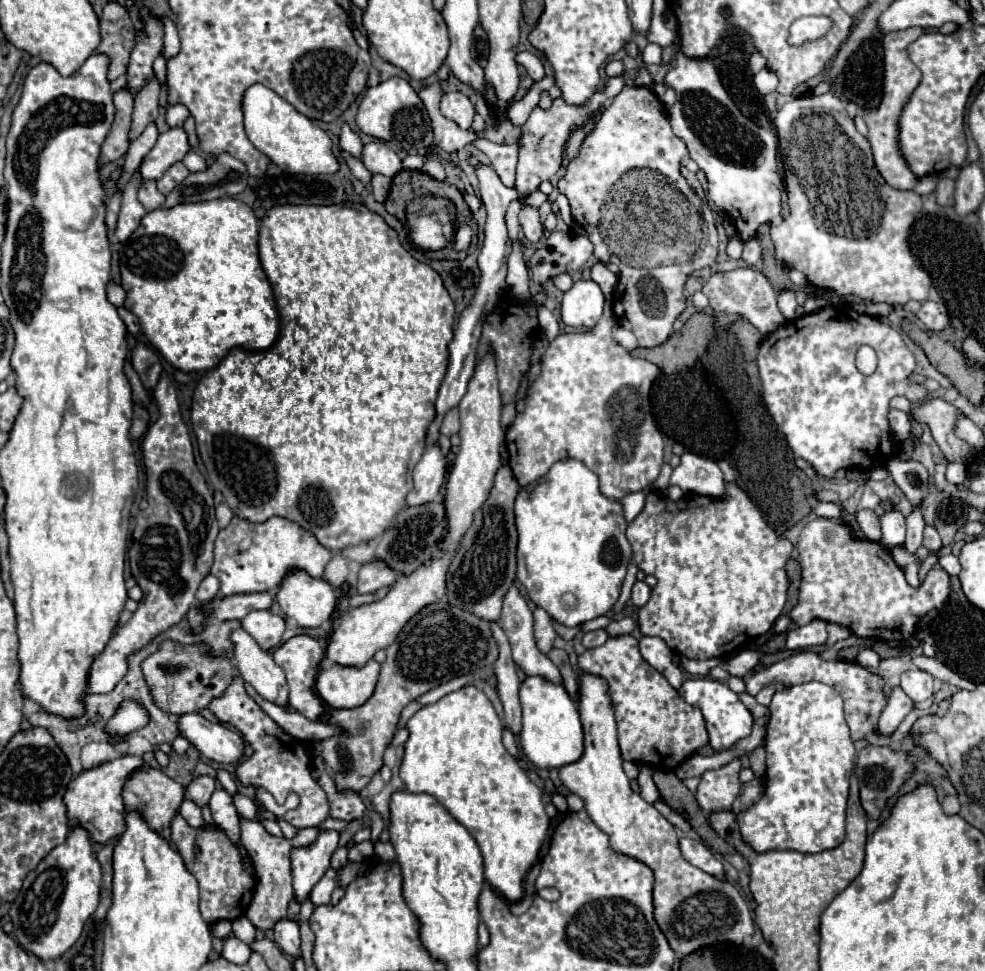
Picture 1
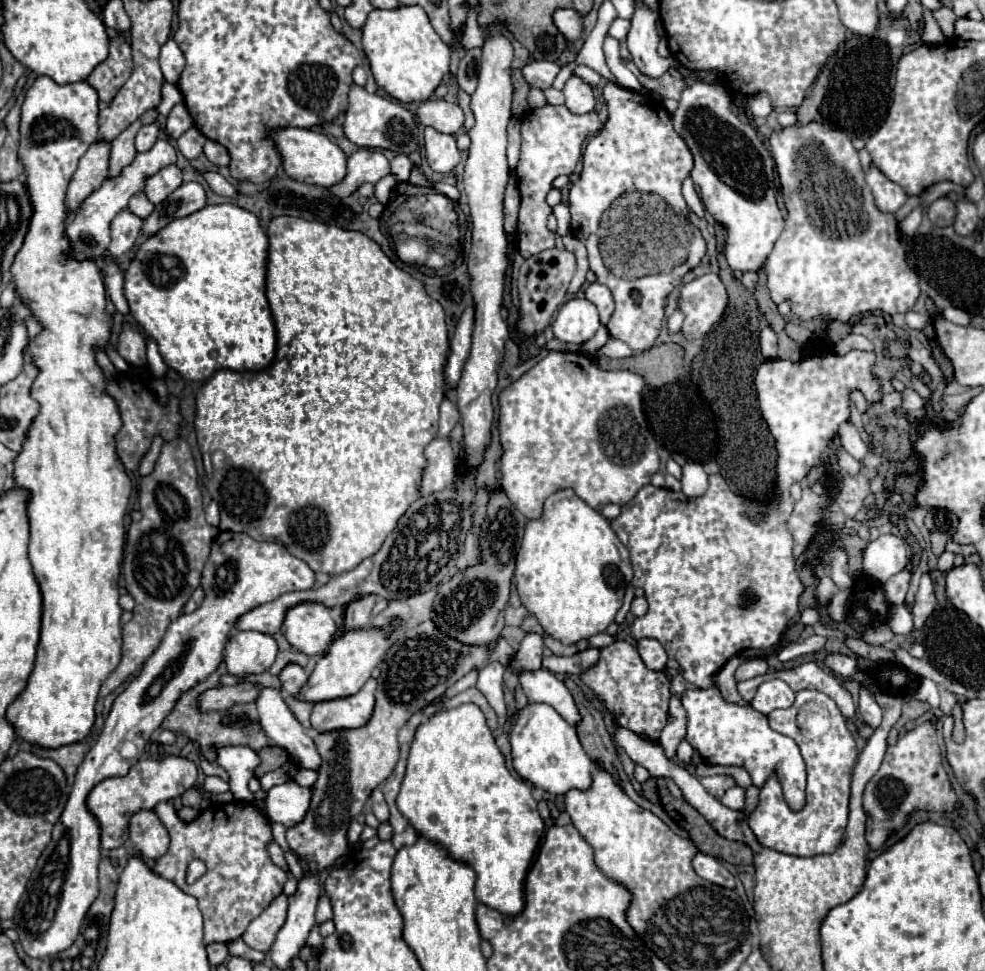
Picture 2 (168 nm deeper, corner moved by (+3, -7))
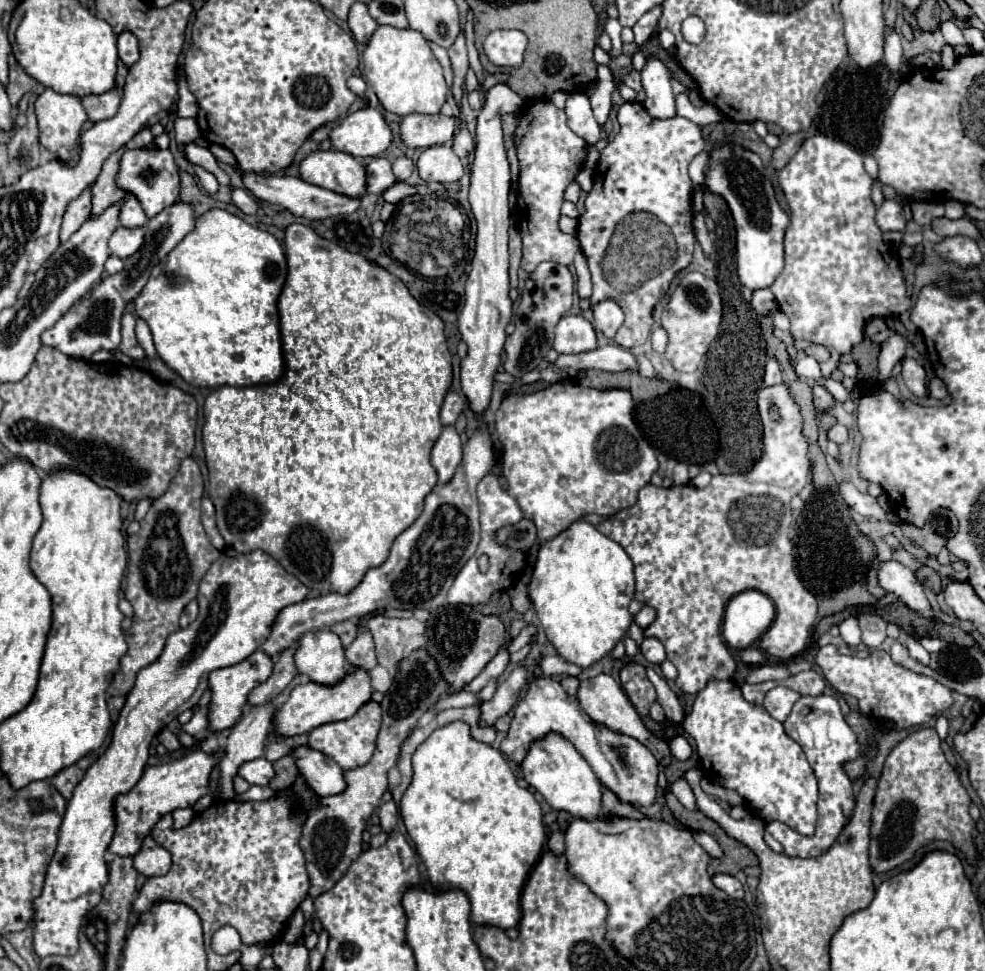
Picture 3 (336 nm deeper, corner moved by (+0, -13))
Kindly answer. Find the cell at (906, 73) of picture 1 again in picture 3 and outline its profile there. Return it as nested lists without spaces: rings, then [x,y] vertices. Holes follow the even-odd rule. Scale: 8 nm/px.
[[[883,199],[883,203],[877,207],[875,221],[881,231],[903,231],[907,223],[903,203],[897,199]]]

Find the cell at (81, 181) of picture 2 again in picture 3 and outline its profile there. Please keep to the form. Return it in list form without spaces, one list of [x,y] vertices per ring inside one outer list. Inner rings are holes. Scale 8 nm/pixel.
[[[87,187],[77,199],[73,199],[67,205],[61,225],[61,241],[67,241],[81,227],[81,221],[85,221],[85,217],[91,215],[91,197],[93,197],[91,187]]]

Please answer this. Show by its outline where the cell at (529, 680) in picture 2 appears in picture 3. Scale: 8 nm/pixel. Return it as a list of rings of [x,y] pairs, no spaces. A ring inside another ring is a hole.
[[[539,677],[529,683],[525,697],[515,707],[513,723],[507,737],[501,743],[501,751],[505,757],[513,759],[515,763],[521,763],[529,749],[529,743],[537,737],[543,737],[549,731],[557,731],[563,737],[567,737],[575,745],[575,749],[585,757],[585,761],[593,767],[599,781],[607,785],[611,791],[615,791],[621,801],[639,803],[639,805],[653,803],[659,765],[657,759],[649,753],[649,749],[645,749],[639,741],[633,741],[631,737],[599,727],[579,707],[577,699],[565,693],[559,681],[551,677]]]

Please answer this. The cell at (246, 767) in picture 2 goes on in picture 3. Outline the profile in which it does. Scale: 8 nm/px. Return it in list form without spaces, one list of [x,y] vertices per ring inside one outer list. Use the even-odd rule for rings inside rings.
[[[259,757],[253,761],[245,761],[239,767],[237,775],[243,777],[251,785],[267,785],[269,779],[275,775],[275,771],[273,771],[273,765],[265,757]]]

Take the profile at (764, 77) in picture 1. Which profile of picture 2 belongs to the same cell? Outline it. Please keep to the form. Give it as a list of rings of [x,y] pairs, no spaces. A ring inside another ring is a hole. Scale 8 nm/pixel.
[[[758,93],[758,95],[750,97],[748,109],[754,117],[768,117],[772,113],[772,105],[770,105],[770,99],[766,97],[766,93]]]

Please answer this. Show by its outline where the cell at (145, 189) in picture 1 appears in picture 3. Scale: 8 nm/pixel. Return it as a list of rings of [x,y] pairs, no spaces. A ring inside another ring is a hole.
[[[131,197],[123,207],[121,207],[121,217],[119,223],[123,227],[143,227],[147,225],[149,217],[145,215],[145,211],[141,209],[141,203],[137,201],[137,197]]]

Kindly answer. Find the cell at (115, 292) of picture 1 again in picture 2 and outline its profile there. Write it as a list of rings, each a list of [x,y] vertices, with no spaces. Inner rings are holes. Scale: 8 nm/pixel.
[[[144,125],[136,135],[136,151],[138,153],[150,151],[154,147],[156,139],[158,139],[158,127],[156,125]]]

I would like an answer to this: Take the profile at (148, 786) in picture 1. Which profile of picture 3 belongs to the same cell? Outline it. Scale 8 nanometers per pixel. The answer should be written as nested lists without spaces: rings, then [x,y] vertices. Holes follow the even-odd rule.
[[[147,835],[143,839],[141,851],[133,857],[133,865],[145,877],[165,875],[171,867],[171,853],[157,845],[157,841],[151,835]]]

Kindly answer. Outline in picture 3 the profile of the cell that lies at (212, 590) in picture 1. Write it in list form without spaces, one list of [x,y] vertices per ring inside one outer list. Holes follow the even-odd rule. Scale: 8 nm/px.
[[[191,601],[185,609],[183,609],[183,615],[181,615],[181,627],[187,627],[189,623],[193,623],[195,621],[195,617],[197,617],[197,601]]]

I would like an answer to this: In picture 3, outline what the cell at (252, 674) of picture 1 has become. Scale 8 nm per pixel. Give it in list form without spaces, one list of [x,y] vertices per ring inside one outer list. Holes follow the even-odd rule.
[[[301,745],[291,751],[291,757],[295,759],[301,777],[319,797],[335,795],[345,789],[343,769],[321,751],[311,749],[309,745]]]

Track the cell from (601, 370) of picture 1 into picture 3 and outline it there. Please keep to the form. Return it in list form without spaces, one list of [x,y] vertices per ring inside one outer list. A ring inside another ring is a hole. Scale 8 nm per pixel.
[[[571,379],[555,381],[529,395],[509,395],[501,401],[495,431],[503,447],[501,467],[507,479],[507,493],[517,501],[523,517],[535,523],[539,541],[559,535],[579,517],[591,513],[615,515],[637,501],[639,489],[651,481],[659,461],[653,447],[639,433],[633,421],[633,409],[635,401],[627,389],[581,387]]]

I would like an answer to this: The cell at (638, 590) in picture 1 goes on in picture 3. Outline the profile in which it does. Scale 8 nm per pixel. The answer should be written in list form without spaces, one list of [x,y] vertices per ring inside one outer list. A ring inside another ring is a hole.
[[[643,605],[643,609],[635,615],[635,623],[637,623],[639,627],[643,627],[643,629],[645,629],[647,625],[651,625],[653,619],[655,619],[655,609],[649,607],[649,605]]]

